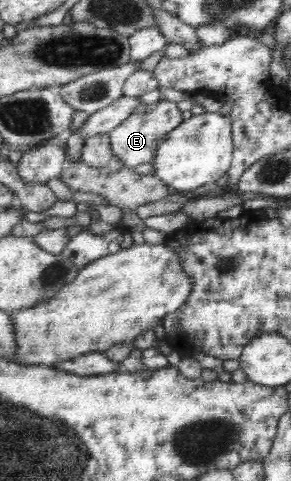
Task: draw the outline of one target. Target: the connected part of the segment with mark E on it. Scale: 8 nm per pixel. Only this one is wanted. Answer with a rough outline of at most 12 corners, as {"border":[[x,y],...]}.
{"border":[[173,101],[141,104],[108,133],[127,168],[153,164],[183,121]]}

